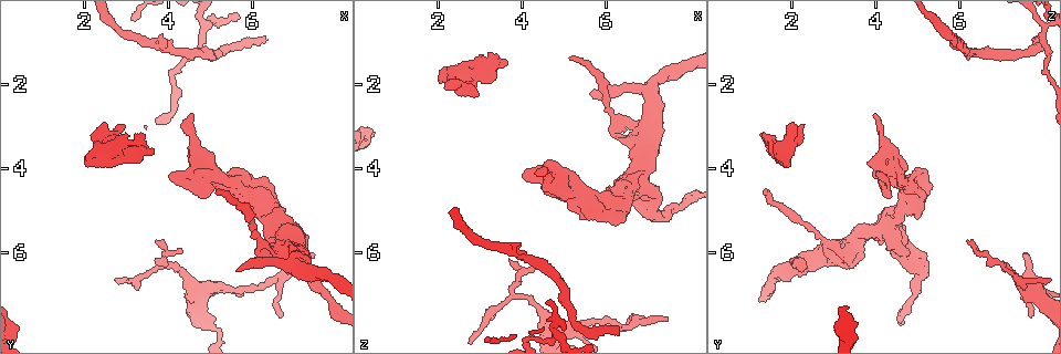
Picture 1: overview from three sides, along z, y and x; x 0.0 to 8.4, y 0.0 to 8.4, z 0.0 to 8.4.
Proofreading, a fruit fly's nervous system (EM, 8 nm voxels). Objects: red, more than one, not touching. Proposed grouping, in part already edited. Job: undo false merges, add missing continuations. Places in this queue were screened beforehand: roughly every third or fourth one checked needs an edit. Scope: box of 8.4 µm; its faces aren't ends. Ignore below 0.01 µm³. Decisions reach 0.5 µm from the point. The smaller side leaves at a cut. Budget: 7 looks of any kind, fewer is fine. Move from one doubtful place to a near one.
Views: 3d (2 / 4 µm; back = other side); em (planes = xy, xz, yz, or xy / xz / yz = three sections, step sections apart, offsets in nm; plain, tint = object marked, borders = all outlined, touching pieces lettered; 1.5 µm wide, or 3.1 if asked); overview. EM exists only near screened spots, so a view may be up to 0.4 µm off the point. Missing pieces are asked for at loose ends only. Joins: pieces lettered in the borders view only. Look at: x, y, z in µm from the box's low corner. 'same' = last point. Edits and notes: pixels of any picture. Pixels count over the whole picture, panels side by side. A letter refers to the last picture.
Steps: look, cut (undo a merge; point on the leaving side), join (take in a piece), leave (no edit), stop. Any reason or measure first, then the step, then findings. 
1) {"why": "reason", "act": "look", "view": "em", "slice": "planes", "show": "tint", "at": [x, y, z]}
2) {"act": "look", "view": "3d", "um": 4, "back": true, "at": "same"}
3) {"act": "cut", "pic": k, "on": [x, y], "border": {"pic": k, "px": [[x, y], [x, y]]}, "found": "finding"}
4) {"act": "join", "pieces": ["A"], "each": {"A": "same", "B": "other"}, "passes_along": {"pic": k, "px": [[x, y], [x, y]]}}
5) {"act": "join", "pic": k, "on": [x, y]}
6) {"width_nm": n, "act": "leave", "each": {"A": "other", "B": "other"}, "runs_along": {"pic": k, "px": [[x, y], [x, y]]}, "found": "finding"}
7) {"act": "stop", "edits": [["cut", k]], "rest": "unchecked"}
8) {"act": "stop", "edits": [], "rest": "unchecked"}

{"why": "thin end", "act": "look", "view": "3d", "um": 4, "at": [6.65, 7.55, 7.65]}

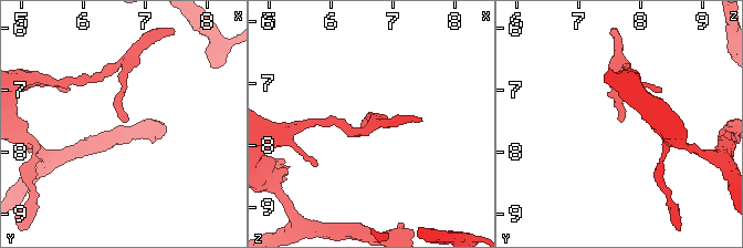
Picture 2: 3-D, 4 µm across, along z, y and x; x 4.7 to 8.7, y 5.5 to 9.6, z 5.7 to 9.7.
{"act": "look", "view": "em", "slice": "planes", "show": "borders", "at": [6.65, 7.55, 7.65]}

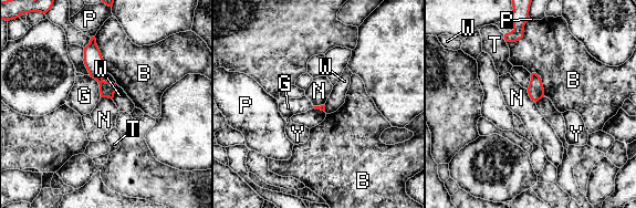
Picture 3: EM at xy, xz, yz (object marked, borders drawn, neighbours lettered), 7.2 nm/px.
{"longest_contact_nm": ["B", 280], "act": "leave", "each": {"B": "other", "G": "other", "N": "other", "P": "other", "T": "other", "W": "other", "Y": "other"}, "runs_along": {"pic": 3, "px": [[93, 41], [97, 75], [111, 94]]}, "found": "no lettered piece goes on from it"}

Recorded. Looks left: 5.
{"why": "thin end", "act": "look", "view": "em", "slice": "xz", "step": 4, "show": "borders", "at": [4.35, 5.90, 6.40]}

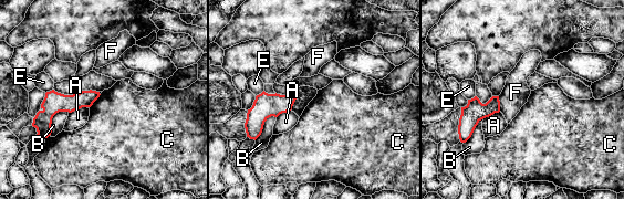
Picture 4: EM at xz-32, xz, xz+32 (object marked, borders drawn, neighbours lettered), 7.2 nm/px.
{"why": "another direction", "act": "look", "view": "em", "slice": "planes", "show": "borders", "at": "same"}

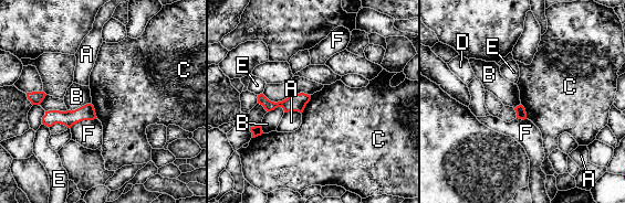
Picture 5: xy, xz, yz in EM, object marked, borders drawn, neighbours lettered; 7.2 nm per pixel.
{"act": "leave", "each": {"A": "other", "B": "other", "C": "other", "D": "other", "E": "other", "F": "other"}, "border": {"pic": 5, "px": [[311, 95], [301, 113]]}, "found": "no lettered piece goes on from it"}

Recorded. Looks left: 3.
{"why": "an open end", "act": "look", "view": "em", "slice": "xz", "step": 8, "show": "tint", "at": [6.05, 5.95, 3.05]}

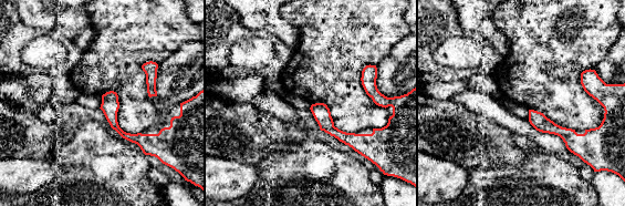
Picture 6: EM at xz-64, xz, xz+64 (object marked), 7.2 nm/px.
{"why": "another direction", "act": "look", "view": "em", "slice": "planes", "show": "borders", "at": "same"}

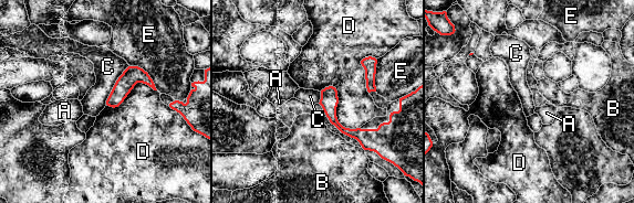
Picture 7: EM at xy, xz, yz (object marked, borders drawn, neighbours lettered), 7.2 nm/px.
{"act": "leave", "each": {"A": "other", "B": "other", "C": "other", "D": "other", "E": "other"}, "border": {"pic": 7, "px": [[128, 65], [116, 81], [105, 104]]}, "found": "none of them fits"}

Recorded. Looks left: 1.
{"act": "stop", "edits": [], "rest": "unchecked"}

